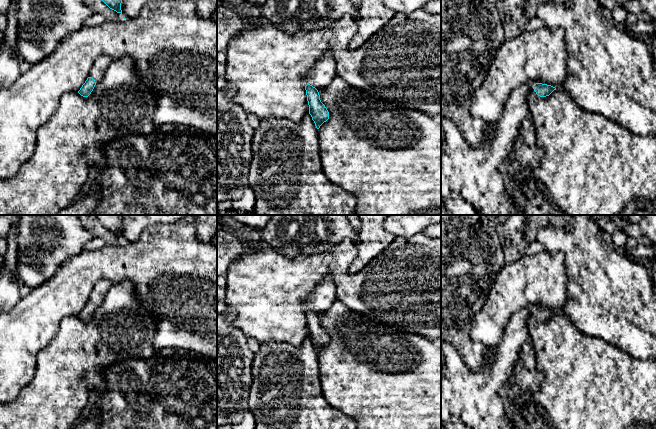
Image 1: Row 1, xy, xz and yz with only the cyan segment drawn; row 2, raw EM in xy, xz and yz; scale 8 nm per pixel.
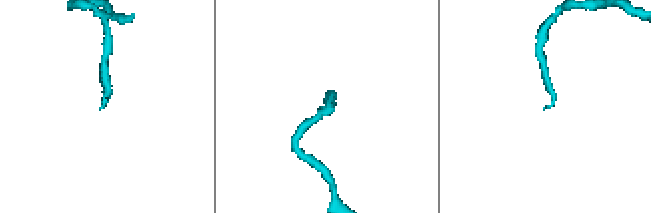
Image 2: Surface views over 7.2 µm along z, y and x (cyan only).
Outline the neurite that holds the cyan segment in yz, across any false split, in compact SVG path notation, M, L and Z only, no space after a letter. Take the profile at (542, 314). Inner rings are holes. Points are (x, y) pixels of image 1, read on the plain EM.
M527 307L514 313L507 323L502 341L497 346L487 349L487 352L484 353L483 368L475 372L470 370L454 346L449 342L442 342L444 360L441 365L441 425L443 427L448 423L462 422L471 429L514 429L509 416L506 414L503 398L499 395L499 389L509 389L515 384L513 369L522 345L529 340L528 319L532 313L540 321L549 320L556 314L555 311L542 307L536 307L534 310L531 307Z

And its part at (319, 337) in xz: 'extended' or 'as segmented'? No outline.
extended

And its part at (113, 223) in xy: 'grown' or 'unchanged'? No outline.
unchanged

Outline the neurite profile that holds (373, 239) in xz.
M359 215L361 226L358 232L358 255L350 265L349 273L359 272L394 241L395 236L384 229L386 217L387 215Z

